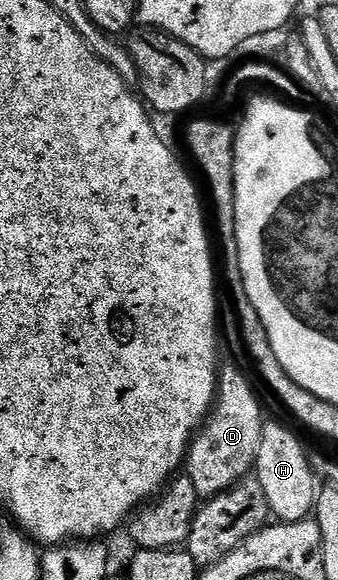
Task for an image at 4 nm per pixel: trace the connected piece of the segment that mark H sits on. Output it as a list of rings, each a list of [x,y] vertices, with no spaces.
[[[272,419],[265,422],[262,441],[259,442],[254,475],[262,485],[269,514],[279,522],[293,523],[309,518],[315,508],[318,494],[316,488],[314,489],[316,475],[312,472],[308,456],[307,450],[304,451],[295,435],[282,424]]]

